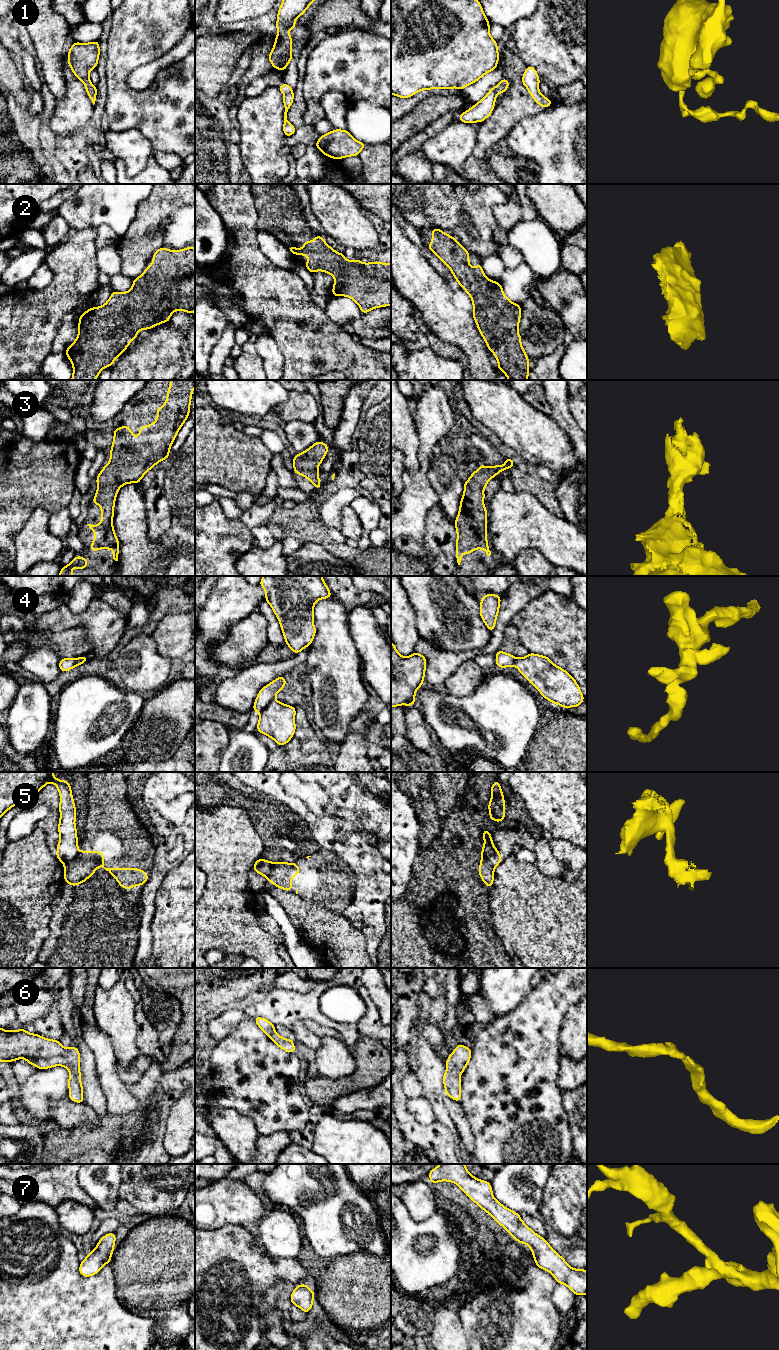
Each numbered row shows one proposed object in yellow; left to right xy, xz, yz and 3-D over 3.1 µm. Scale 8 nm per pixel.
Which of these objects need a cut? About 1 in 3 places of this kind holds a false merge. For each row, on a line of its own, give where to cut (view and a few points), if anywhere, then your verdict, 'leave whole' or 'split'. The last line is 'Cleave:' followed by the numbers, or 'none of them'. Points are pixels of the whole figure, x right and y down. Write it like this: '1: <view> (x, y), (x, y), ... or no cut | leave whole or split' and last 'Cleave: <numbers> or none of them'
1: xz (292, 91), (284, 95) | split
2: no cut | leave whole
3: no cut | leave whole
4: xz (274, 698), (259, 713) | split
5: xy (79, 851), (71, 860), (64, 863) | split
6: no cut | leave whole
7: no cut | leave whole
Cleave: 1, 4, 5

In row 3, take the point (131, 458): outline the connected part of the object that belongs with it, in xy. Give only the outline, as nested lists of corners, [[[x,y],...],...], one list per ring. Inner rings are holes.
[[[171,380],[165,405],[157,408],[156,421],[148,426],[141,426],[137,438],[130,432],[132,429],[126,425],[113,431],[114,439],[110,450],[110,460],[96,478],[98,489],[91,501],[101,506],[101,524],[87,524],[96,534],[93,538],[93,544],[88,546],[93,552],[97,552],[98,549],[112,549],[113,559],[118,561],[120,543],[113,528],[114,505],[118,490],[128,483],[139,484],[141,478],[151,468],[160,461],[169,458],[170,447],[178,431],[189,417],[194,387],[195,380]]]

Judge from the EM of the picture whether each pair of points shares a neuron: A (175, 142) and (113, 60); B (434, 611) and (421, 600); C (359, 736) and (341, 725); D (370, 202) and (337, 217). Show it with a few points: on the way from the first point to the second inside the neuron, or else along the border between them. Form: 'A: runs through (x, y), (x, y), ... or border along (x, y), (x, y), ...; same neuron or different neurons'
A: runs through (154, 124), (119, 89), (118, 81); same neuron
B: runs through (431, 608), (424, 601); same neuron
C: border along (362, 709), (351, 722), (350, 729), (340, 745); different neurons
D: border along (350, 194), (366, 212); different neurons

